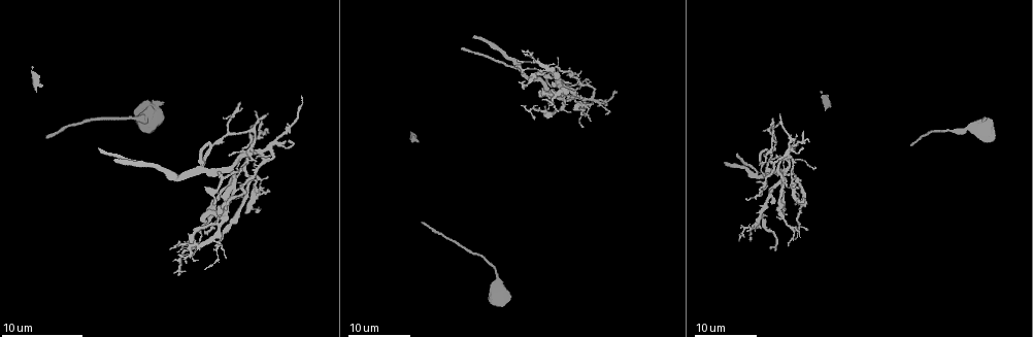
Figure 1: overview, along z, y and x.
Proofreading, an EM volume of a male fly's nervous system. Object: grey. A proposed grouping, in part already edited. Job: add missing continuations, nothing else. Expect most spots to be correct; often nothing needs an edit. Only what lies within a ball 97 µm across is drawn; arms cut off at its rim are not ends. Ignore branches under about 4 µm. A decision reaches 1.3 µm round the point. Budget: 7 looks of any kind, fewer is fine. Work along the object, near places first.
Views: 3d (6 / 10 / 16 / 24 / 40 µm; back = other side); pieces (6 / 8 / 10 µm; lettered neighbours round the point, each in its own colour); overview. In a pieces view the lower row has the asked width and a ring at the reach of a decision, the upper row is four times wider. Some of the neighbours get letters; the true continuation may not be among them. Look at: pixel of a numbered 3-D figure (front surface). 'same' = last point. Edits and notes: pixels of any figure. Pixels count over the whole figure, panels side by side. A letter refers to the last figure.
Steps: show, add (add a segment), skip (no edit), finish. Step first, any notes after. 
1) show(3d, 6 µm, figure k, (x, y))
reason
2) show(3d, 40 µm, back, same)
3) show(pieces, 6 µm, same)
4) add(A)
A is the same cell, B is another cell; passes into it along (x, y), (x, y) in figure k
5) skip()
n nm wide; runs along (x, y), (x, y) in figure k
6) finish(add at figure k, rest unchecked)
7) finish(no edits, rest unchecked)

show(3d, 16 µm, figure 1, (786, 185))
an open end

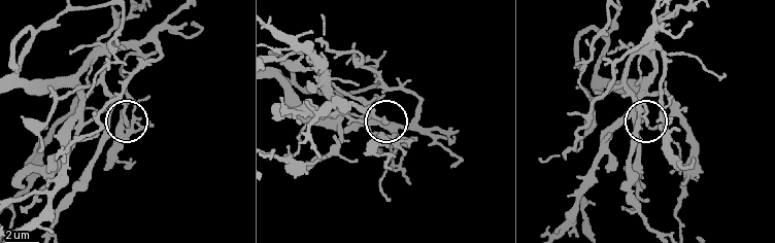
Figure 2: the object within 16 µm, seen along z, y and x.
show(pieces, 6 µm, figure 2, (649, 123))

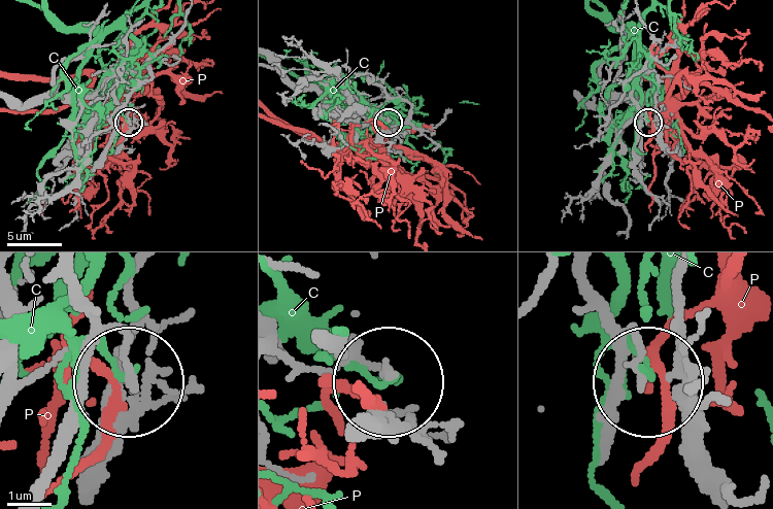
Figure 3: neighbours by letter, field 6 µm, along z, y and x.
skip()
C and P are other cells; runs along (277, 347), (310, 366), (389, 377) in figure 3; no lettered segment goes on from it

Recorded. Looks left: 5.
show(3d, 24 µm, figure 1, (771, 121))
free end

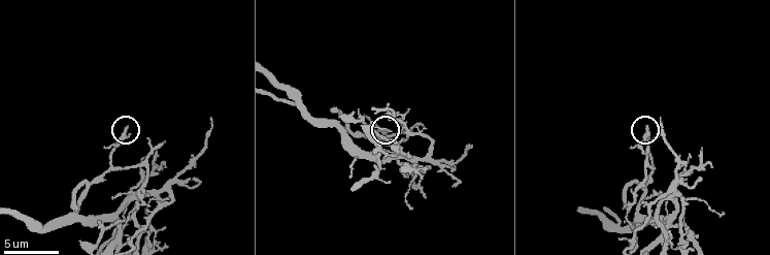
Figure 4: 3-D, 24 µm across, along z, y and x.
show(pieces, 8 µm, figure 4, (128, 127))

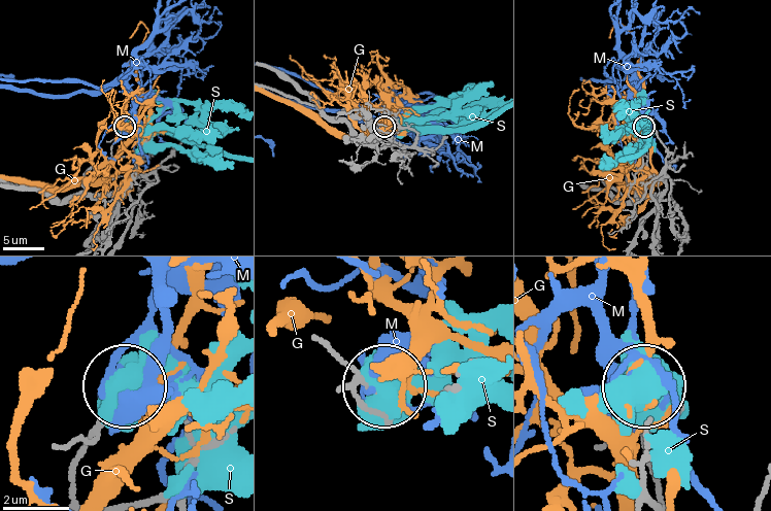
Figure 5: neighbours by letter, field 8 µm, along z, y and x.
skip()
220 nm wide; G, M and S are other cells; none of them fits

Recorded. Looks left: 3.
show(pieces, 10 µm, figure 4, (335, 111))
free end

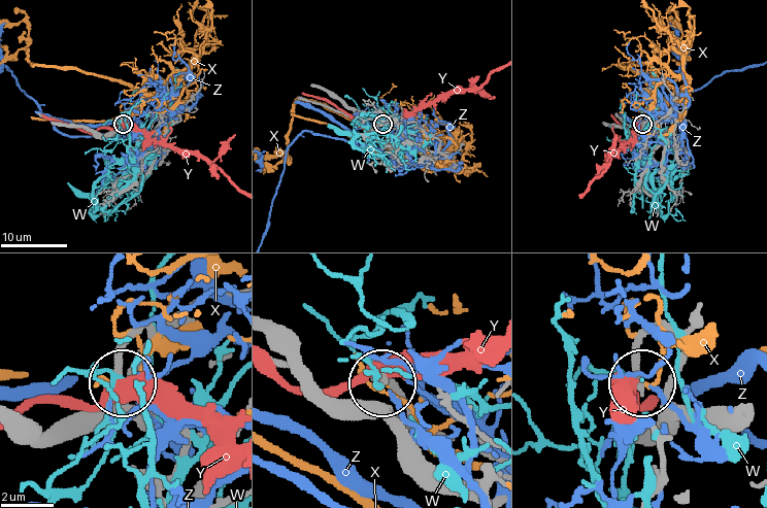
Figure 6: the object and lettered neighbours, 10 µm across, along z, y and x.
skip()
W, X, Y and Z are other cells; no lettered segment goes on from it

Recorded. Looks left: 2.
finish(no edits, rest unchecked)

